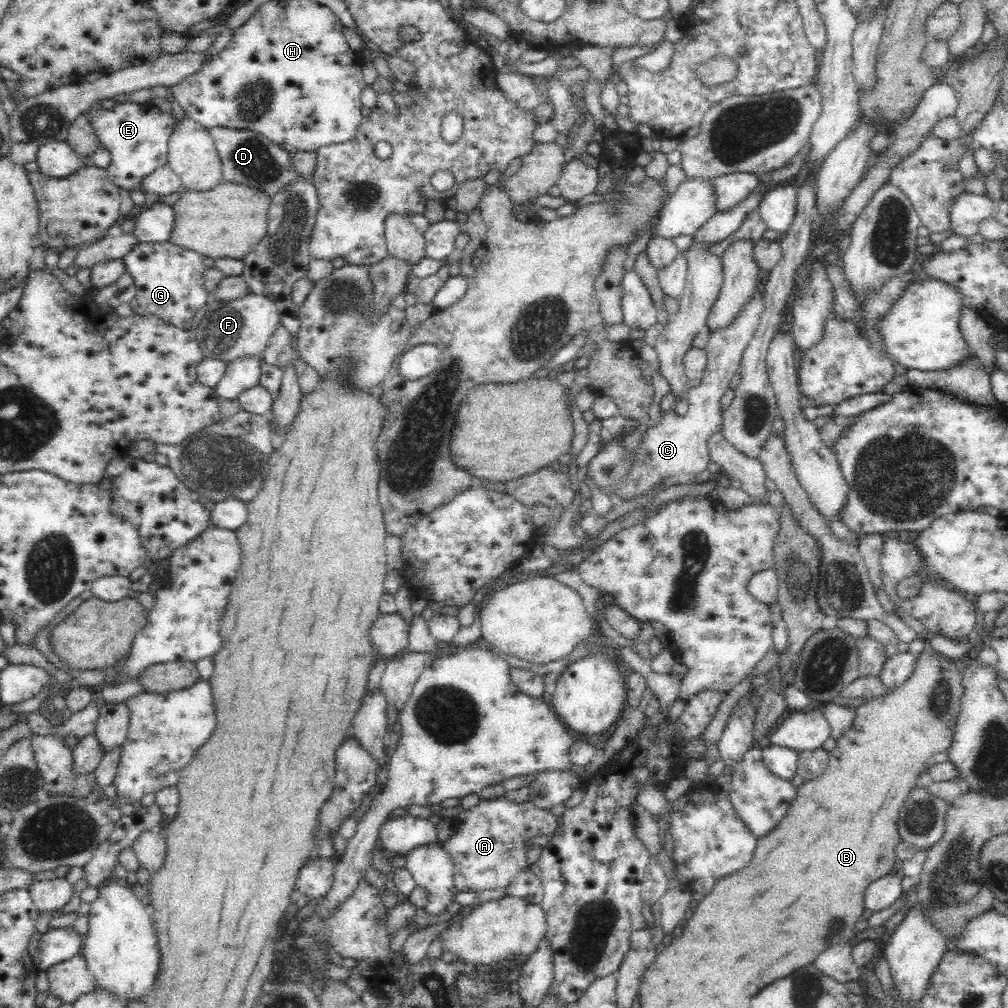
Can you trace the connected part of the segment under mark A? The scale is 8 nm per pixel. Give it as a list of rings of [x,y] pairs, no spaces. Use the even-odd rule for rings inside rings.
[[[498,797],[493,799],[482,799],[478,806],[463,809],[456,818],[451,820],[453,834],[442,842],[442,847],[452,855],[454,859],[453,888],[462,892],[486,892],[504,888],[504,896],[521,898],[528,904],[539,904],[543,899],[543,888],[541,878],[534,875],[530,870],[531,865],[526,859],[530,844],[537,840],[545,840],[552,836],[559,823],[559,811],[546,810],[534,806],[529,800],[516,803],[508,798]]]

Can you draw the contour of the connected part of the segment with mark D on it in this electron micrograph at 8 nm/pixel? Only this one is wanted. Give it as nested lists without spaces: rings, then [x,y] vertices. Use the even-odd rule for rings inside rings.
[[[213,127],[209,130],[222,159],[224,182],[250,186],[273,198],[278,192],[286,190],[288,184],[300,180],[300,174],[290,161],[291,153],[269,140],[264,134],[240,128]]]

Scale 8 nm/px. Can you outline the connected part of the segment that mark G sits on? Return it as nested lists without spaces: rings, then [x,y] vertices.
[[[140,242],[133,244],[121,256],[121,261],[134,281],[135,295],[130,300],[136,316],[155,316],[181,329],[190,330],[196,310],[210,298],[203,285],[206,270],[204,257],[195,250],[164,242]]]

